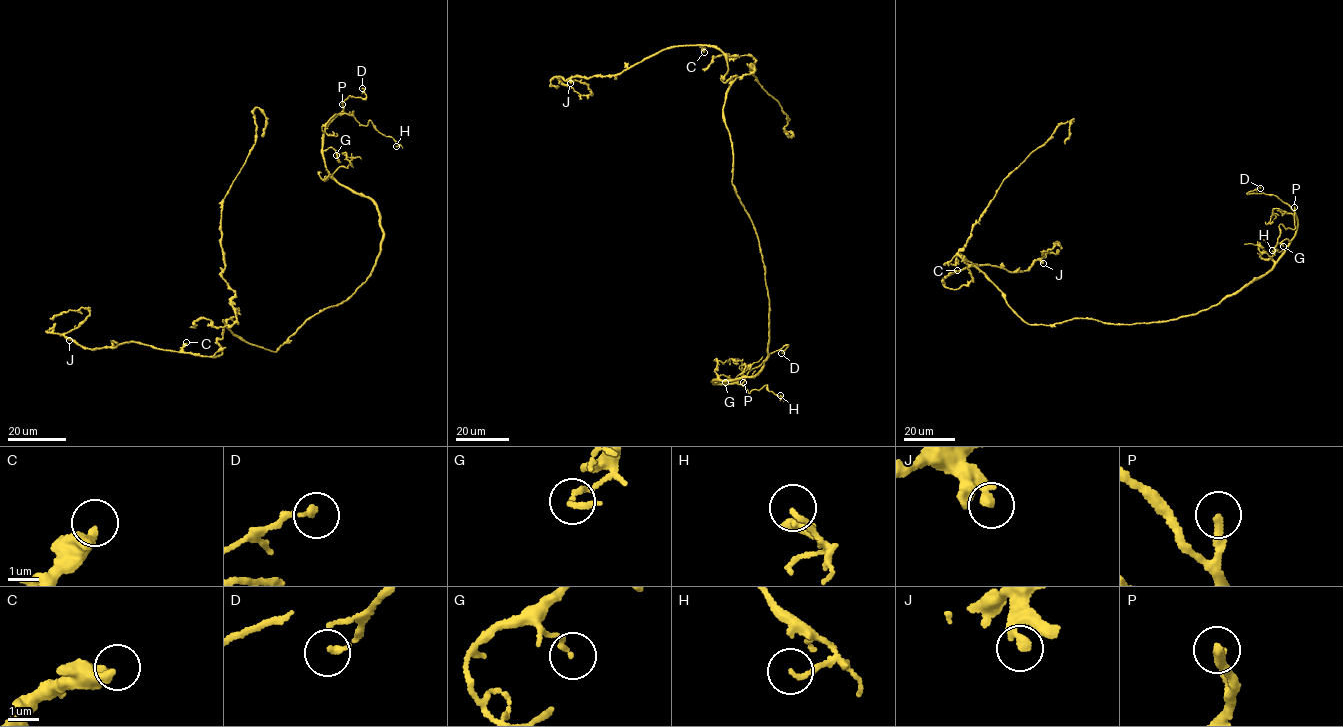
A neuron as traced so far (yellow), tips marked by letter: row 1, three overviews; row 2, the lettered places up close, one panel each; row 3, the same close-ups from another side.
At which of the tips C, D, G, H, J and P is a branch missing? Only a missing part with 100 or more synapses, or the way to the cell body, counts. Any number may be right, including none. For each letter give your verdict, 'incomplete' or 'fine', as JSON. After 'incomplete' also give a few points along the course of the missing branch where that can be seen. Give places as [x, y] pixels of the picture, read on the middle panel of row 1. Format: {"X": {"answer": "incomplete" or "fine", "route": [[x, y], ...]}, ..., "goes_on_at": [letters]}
{"C": {"answer": "fine"}, "D": {"answer": "fine"}, "G": {"answer": "fine"}, "H": {"answer": "fine"}, "J": {"answer": "fine"}, "P": {"answer": "incomplete", "route": [[743, 382], [754, 371], [767, 307]]}, "goes_on_at": ["P"]}

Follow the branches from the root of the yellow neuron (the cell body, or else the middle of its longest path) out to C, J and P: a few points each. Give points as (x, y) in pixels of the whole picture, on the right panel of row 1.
C: (1058, 323), (1023, 321), (972, 266), (973, 281), (946, 288), (944, 279), (957, 270)
J: (1058, 323), (1023, 321), (972, 266), (973, 281), (955, 289), (943, 283), (974, 265), (1012, 272), (1043, 263)
P: (1058, 323), (1079, 318), (1114, 324), (1159, 323), (1208, 309), (1273, 267), (1296, 231), (1294, 207)

